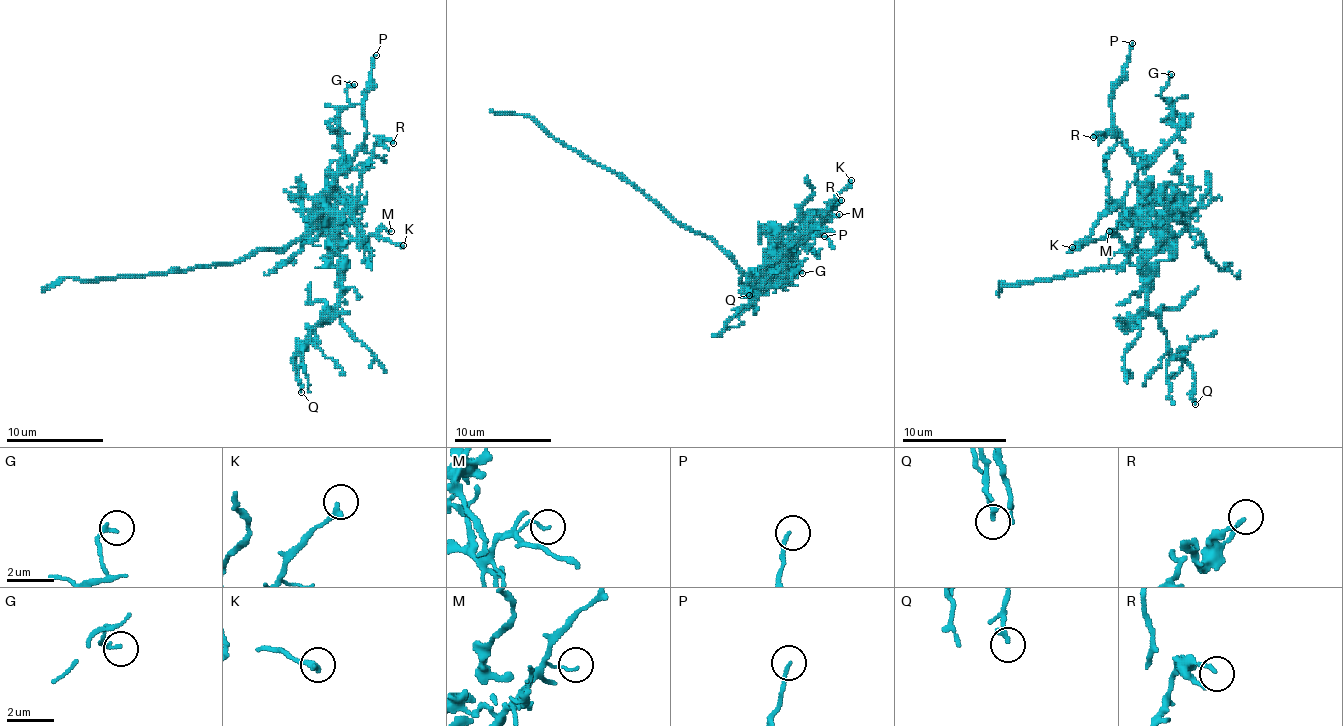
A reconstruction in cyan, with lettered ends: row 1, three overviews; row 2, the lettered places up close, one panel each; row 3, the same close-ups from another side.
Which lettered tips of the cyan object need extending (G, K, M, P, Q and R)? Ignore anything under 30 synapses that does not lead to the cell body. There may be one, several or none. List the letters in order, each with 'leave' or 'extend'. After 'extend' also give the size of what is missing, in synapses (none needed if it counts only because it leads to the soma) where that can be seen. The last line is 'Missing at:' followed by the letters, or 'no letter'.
G: leave
K: leave
M: leave
P: leave
Q: leave
R: leave
Missing at: no letter

